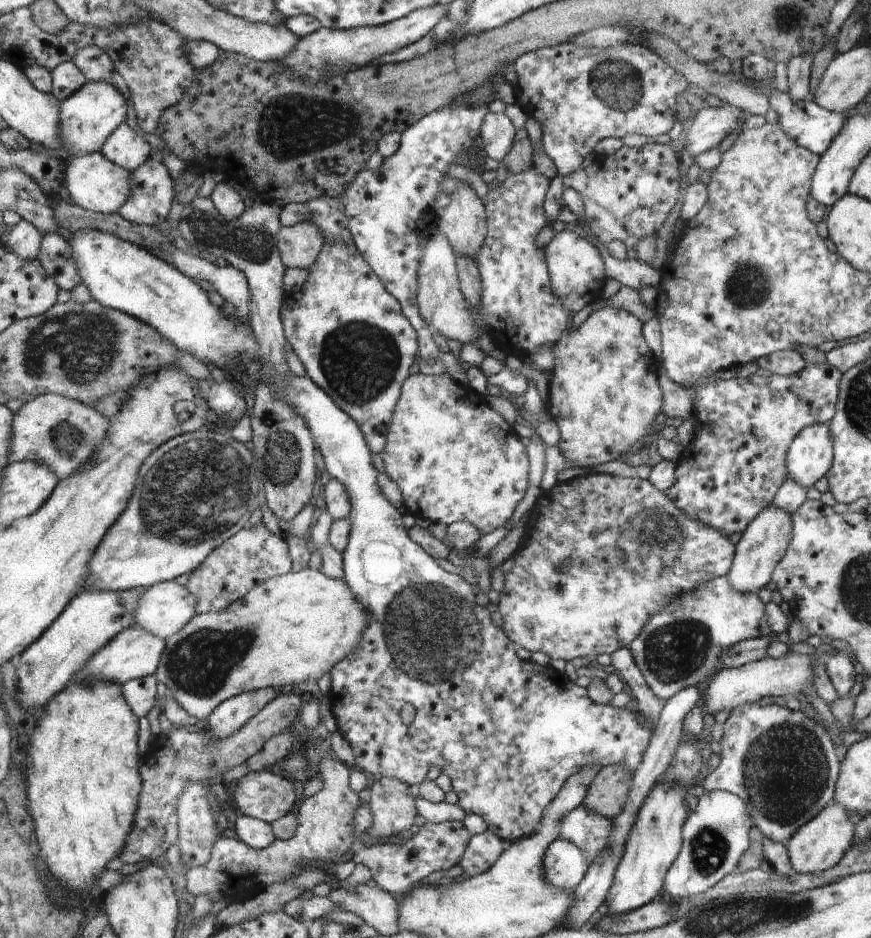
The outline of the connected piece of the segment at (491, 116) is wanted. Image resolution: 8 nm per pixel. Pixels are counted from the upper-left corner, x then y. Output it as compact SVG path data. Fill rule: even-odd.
M488 111L480 133L484 152L492 160L500 162L510 152L514 138L516 138L516 129L510 118L504 113Z

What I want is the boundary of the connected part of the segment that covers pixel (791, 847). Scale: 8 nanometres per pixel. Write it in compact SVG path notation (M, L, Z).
M835 800L830 801L818 817L812 818L786 842L792 869L797 873L810 874L831 869L843 860L844 854L852 846L852 836L855 836L854 826L852 826L846 810Z

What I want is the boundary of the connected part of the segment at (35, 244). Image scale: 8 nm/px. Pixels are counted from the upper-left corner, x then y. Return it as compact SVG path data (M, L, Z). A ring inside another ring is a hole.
M22 220L8 233L4 239L6 246L26 260L38 259L42 250L45 234L29 220Z

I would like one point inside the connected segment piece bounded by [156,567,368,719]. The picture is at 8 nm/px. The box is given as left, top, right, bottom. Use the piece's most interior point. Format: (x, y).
(294, 627)

